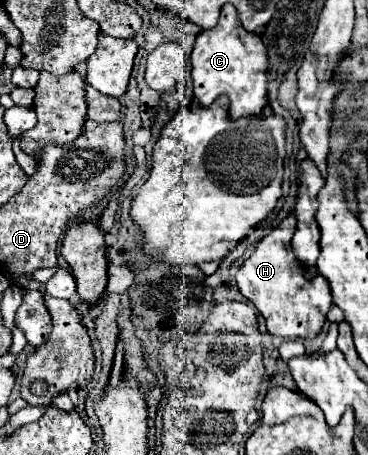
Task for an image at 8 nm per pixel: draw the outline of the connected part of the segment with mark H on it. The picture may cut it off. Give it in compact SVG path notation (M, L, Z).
M289 212L277 228L273 228L259 244L255 252L239 268L235 280L241 294L255 304L267 322L267 332L279 338L311 338L319 334L325 314L333 304L331 286L319 272L309 280L305 266L293 254L291 234L295 232L295 214Z

